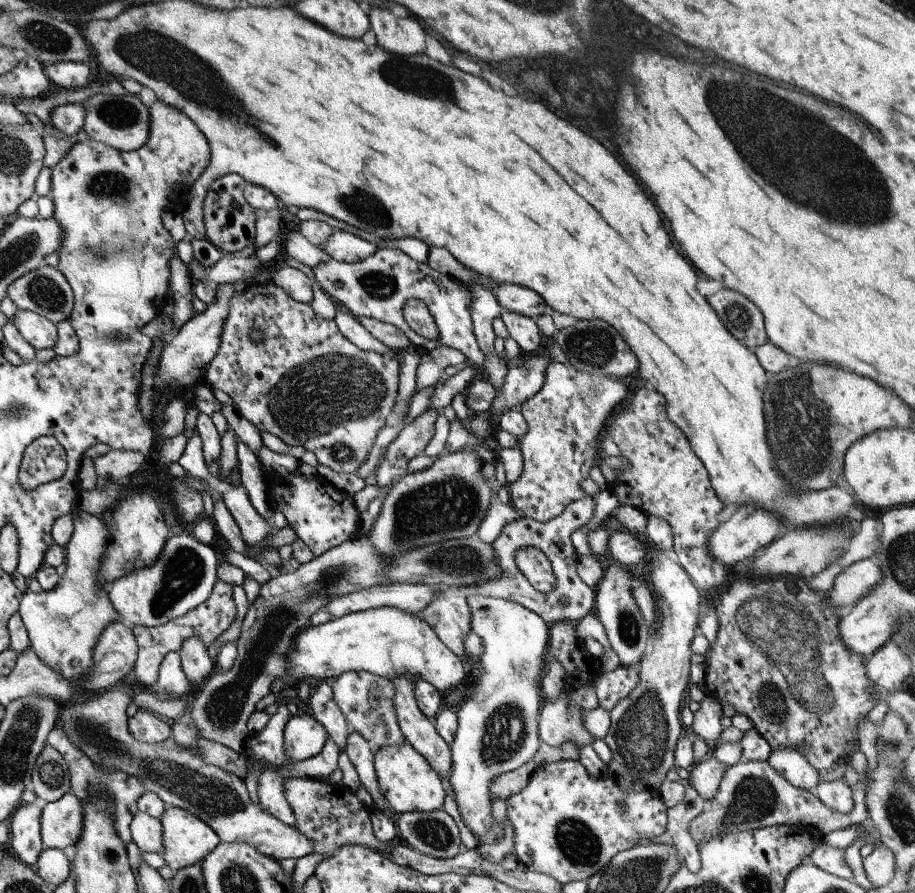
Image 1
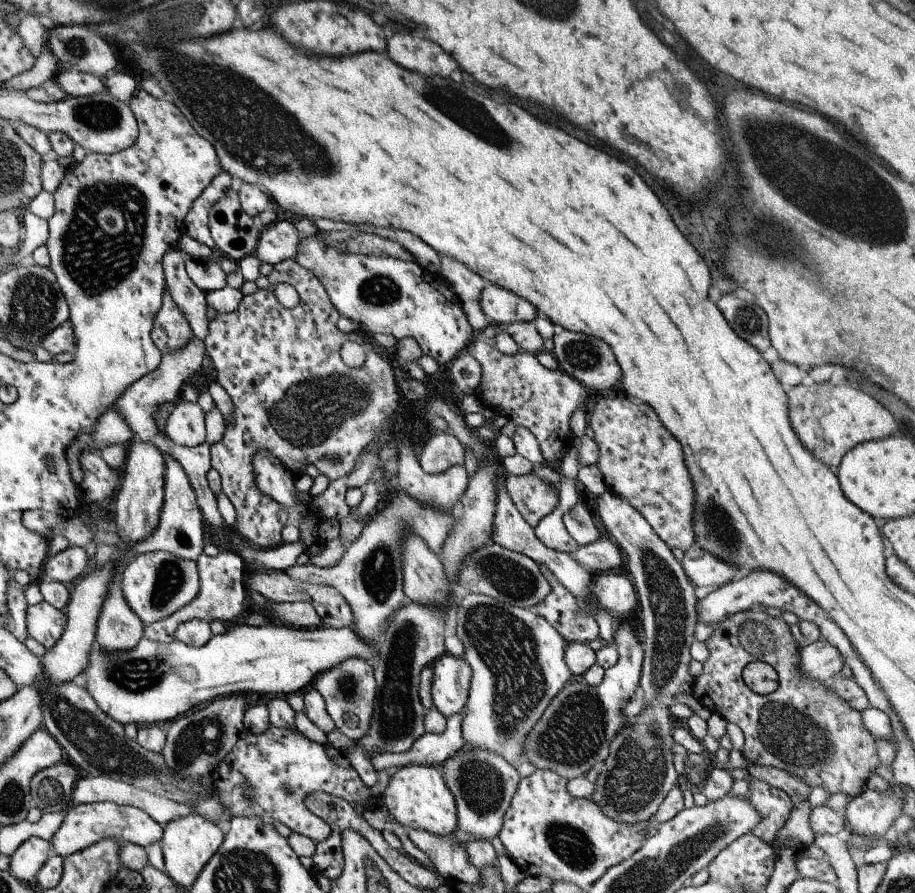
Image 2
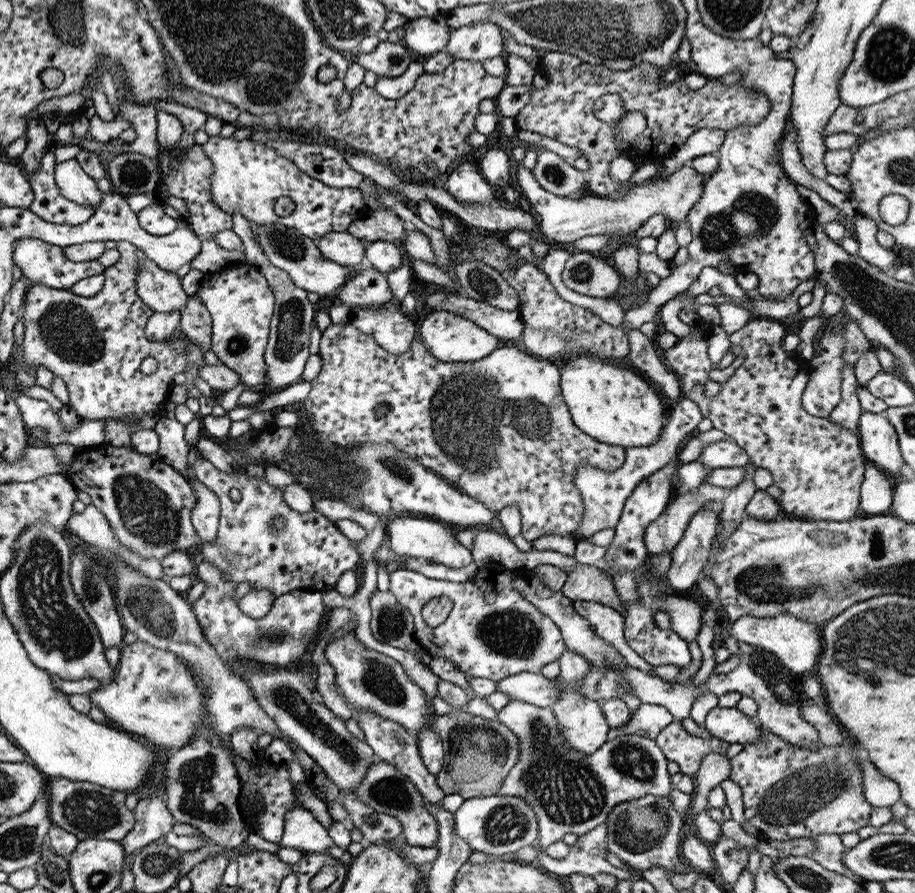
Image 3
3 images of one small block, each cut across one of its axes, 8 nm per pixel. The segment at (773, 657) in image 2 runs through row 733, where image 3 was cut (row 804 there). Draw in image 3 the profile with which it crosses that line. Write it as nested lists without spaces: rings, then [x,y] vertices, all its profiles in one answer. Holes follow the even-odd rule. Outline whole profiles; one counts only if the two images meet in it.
[[[761,728],[761,738],[756,743],[742,745],[742,750],[729,758],[729,775],[727,779],[741,788],[743,816],[758,831],[757,839],[772,841],[791,841],[792,839],[813,839],[819,834],[855,833],[861,826],[867,826],[872,810],[871,804],[865,802],[861,788],[861,770],[857,760],[853,760],[855,748],[847,740],[840,746],[829,748],[817,742],[817,750],[795,748],[789,742],[781,740],[767,728]]]

